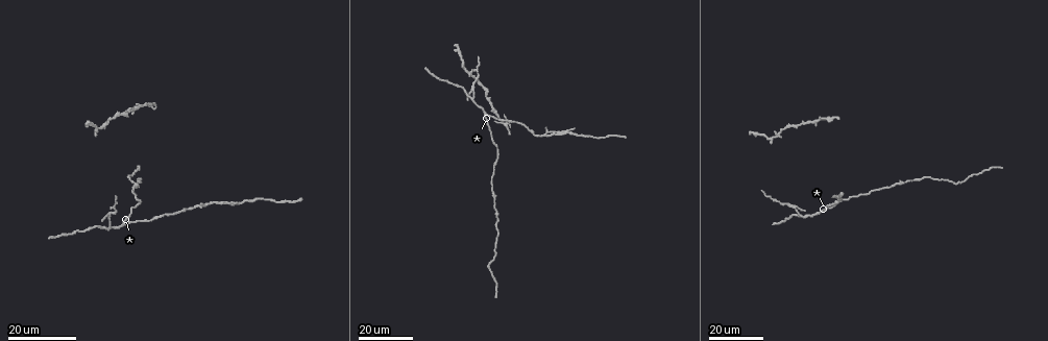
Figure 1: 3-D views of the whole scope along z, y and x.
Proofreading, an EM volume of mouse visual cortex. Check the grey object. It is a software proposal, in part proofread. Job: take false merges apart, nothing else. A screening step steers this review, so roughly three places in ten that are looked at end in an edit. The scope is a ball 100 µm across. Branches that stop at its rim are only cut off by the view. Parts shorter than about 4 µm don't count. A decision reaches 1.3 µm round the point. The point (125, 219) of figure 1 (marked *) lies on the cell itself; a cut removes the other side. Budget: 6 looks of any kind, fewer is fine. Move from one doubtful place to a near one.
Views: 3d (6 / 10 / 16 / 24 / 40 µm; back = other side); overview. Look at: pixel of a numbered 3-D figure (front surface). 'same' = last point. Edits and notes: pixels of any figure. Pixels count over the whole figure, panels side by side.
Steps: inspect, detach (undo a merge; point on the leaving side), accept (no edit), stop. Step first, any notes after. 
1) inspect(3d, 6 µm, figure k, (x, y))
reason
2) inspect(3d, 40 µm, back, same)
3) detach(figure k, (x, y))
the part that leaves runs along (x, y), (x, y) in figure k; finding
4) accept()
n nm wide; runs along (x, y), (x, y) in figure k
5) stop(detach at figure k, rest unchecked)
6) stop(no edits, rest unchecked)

inspect(3d, 24 µm, figure 1, (106, 229))
three arms meet

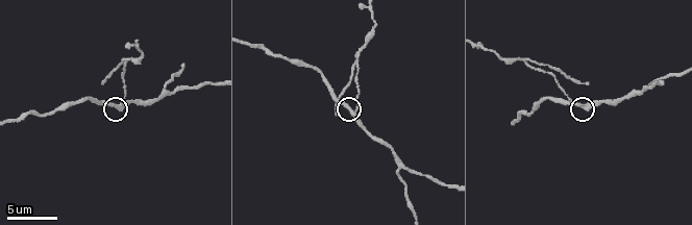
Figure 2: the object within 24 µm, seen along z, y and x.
inspect(3d, 6 µm, figure 2, (119, 106))

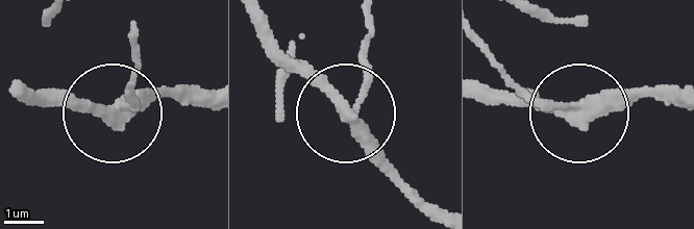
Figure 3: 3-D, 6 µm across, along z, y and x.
detach(figure 3, (133, 100))
320 nm wide; the part that leaves runs along (121, 107), (130, 107), (130, 28) in figure 3; a second cell is stuck on

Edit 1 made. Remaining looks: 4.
inspect(3d, 24 µm, figure 1, (546, 135))
thin neck

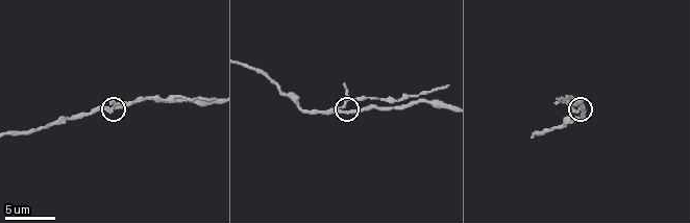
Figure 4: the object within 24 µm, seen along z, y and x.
inspect(3d, 6 µm, figure 4, (346, 112))

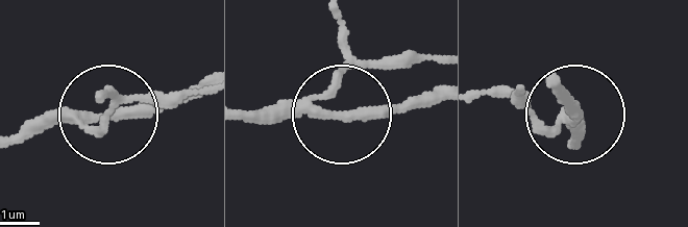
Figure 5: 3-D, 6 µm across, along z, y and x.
inspect(3d, 6 µm, back, figure 5, (337, 114))

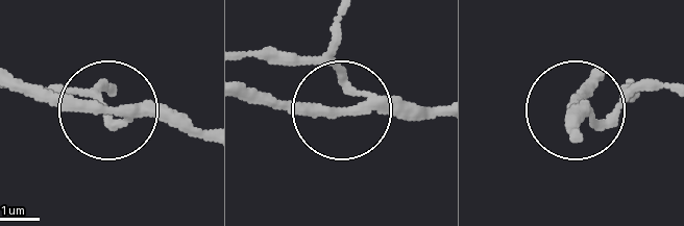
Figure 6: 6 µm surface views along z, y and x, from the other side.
detach(figure 6, (330, 53))
the part that leaves runs along (368, 91), (312, 60), (242, 51) in figure 6; a second cell is stuck on

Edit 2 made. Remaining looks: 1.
stop(detach at figure 3, detach at figure 6, rest unchecked)

